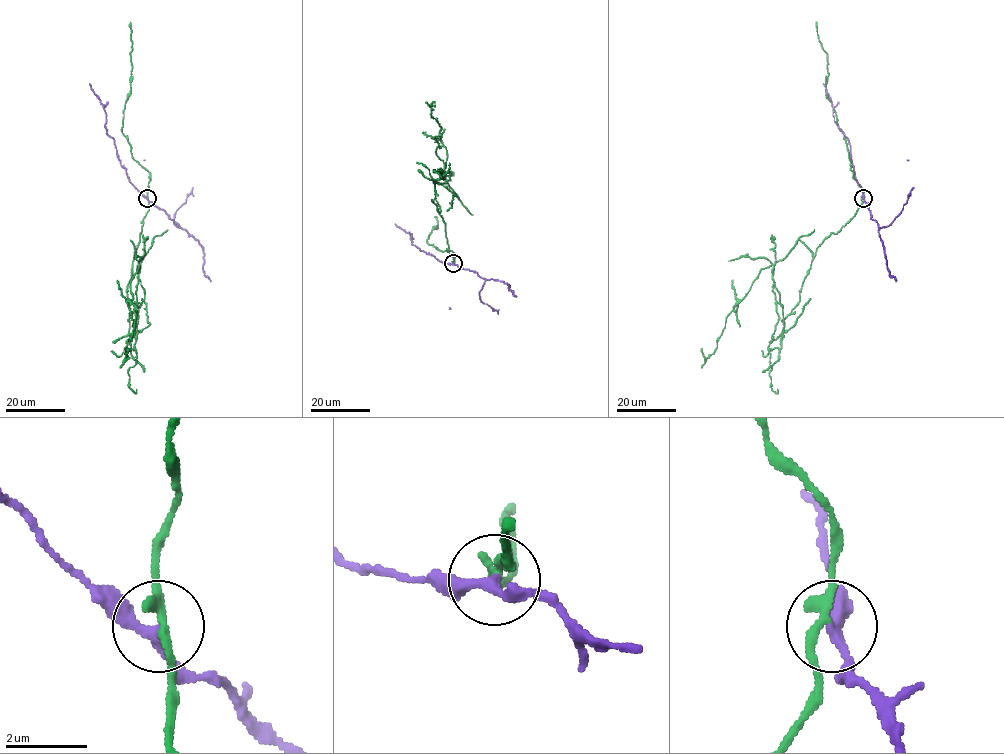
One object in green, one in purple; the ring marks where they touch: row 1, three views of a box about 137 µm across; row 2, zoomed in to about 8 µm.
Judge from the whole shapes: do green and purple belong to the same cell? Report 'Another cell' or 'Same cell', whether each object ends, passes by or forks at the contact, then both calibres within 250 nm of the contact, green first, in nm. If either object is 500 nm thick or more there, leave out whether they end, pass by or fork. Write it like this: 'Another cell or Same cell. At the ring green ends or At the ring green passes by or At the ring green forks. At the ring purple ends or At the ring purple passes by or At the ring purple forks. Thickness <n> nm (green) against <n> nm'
Another cell. At the ring green passes by. At the ring purple passes by. Thickness 220 nm (green) against 260 nm

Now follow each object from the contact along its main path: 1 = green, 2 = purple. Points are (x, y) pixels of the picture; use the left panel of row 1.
1: (147, 197), (127, 285), (129, 333), (144, 298), (139, 265), (130, 283), (135, 317), (124, 358), (128, 348)
2: (147, 197), (129, 180), (126, 169), (121, 165), (115, 140), (106, 132), (103, 106), (89, 83)

